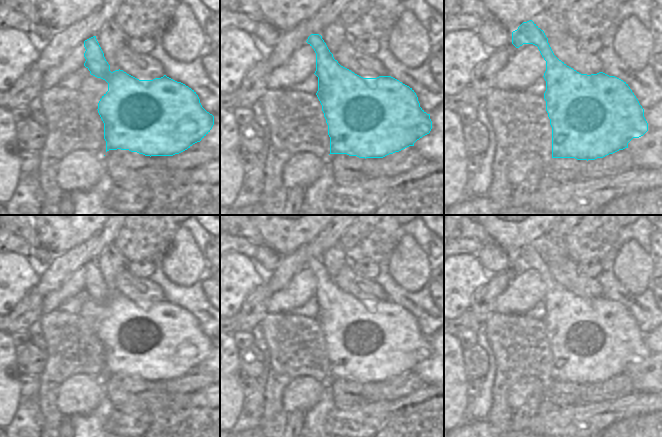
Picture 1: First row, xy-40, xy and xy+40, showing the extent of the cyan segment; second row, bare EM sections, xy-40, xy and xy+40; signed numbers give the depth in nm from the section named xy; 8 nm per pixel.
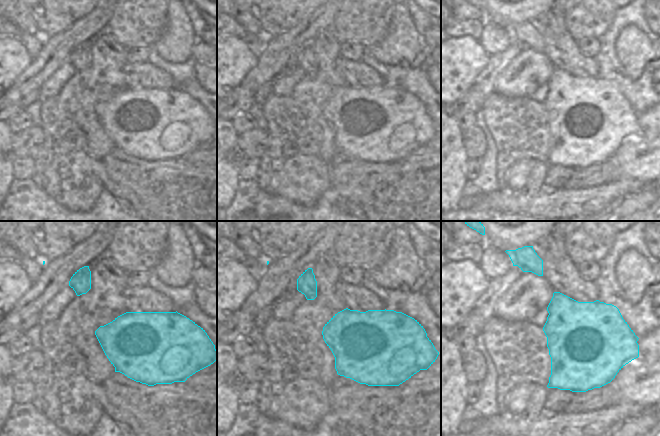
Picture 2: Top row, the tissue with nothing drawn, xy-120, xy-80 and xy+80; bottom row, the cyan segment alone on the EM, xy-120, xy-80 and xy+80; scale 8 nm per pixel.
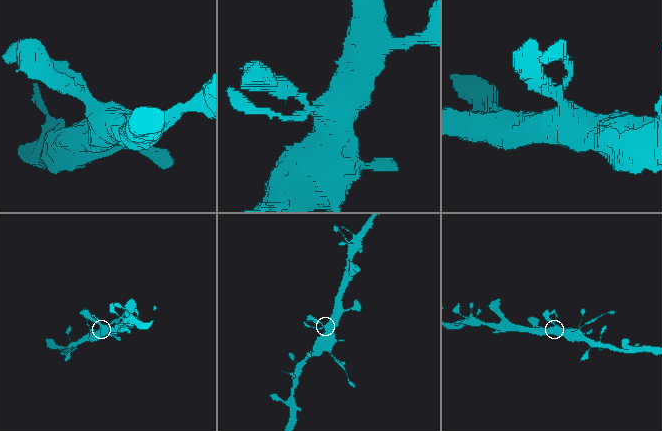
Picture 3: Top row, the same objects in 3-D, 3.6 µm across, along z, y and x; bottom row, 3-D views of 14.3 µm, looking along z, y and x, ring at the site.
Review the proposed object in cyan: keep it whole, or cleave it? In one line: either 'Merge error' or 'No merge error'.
No merge error.

